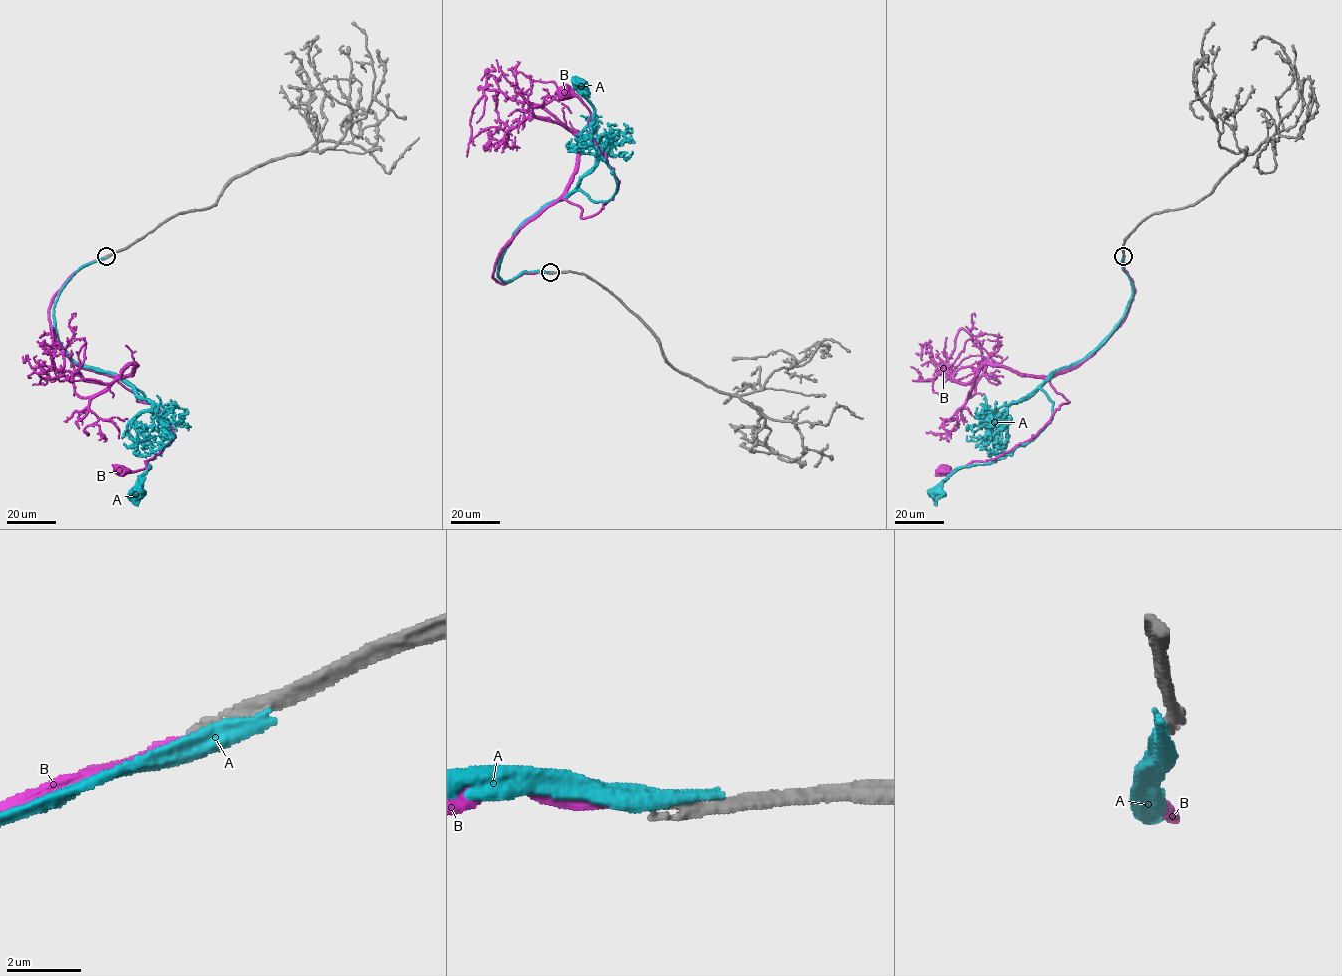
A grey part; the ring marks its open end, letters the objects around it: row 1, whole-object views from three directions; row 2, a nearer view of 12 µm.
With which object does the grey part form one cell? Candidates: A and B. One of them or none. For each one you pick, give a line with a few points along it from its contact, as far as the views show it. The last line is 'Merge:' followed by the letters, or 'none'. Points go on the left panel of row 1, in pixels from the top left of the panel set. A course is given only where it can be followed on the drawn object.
B: course (105, 256), (66, 281), (50, 329), (78, 366), (154, 403), (173, 429), (144, 469), (122, 470)
Merge: B

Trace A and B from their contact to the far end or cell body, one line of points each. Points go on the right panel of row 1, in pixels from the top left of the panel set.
A: (1124, 256), (1132, 291), (1126, 313), (1079, 364), (1041, 385), (1052, 419), (1010, 453), (958, 467), (935, 493)
B: (1124, 256), (1135, 289), (1124, 321), (1079, 366), (1050, 379), (1069, 402), (1031, 438), (998, 457), (942, 470)

